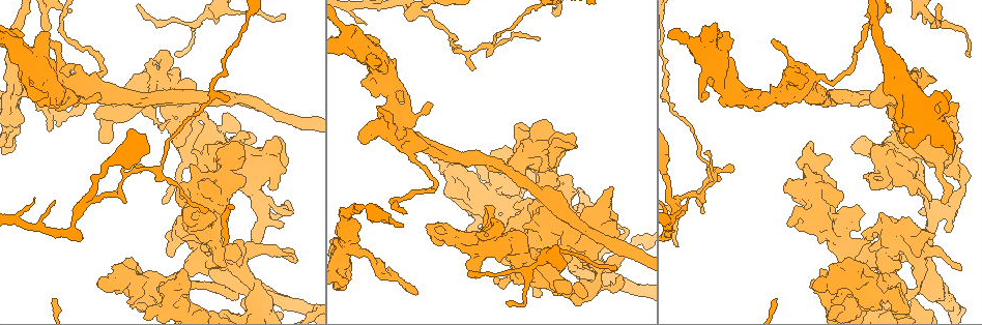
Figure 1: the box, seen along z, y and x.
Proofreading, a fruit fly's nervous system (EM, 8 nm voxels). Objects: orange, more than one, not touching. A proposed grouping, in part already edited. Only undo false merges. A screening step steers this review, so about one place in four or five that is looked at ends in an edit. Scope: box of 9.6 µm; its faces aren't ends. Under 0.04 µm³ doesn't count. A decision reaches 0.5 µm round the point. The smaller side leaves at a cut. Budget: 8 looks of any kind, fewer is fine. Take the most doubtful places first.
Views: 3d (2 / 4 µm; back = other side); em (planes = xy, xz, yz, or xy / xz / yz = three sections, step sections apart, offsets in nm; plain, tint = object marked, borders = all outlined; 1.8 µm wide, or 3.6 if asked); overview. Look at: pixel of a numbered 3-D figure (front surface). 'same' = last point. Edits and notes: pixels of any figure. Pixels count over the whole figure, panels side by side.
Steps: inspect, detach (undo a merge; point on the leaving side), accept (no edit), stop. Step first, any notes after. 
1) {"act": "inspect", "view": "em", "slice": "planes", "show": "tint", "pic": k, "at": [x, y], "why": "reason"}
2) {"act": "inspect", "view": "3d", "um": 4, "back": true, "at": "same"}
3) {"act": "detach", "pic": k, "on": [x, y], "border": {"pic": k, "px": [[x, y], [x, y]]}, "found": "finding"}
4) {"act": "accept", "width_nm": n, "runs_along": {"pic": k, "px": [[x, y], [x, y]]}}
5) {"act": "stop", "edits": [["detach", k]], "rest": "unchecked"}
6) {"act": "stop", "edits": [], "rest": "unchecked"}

{"act": "inspect", "view": "3d", "um": 4, "pic": 1, "at": [375, 121], "why": "sharp bend"}

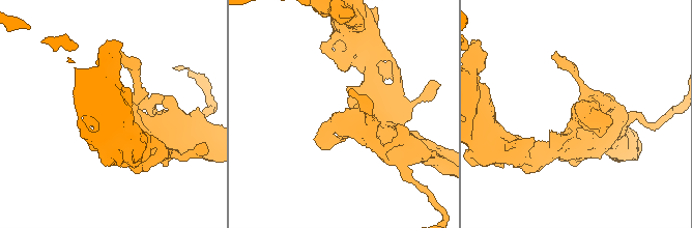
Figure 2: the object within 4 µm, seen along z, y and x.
{"act": "inspect", "view": "em", "slice": "planes", "show": "tint", "pic": 2, "at": [577, 107], "why": "need the tissue"}

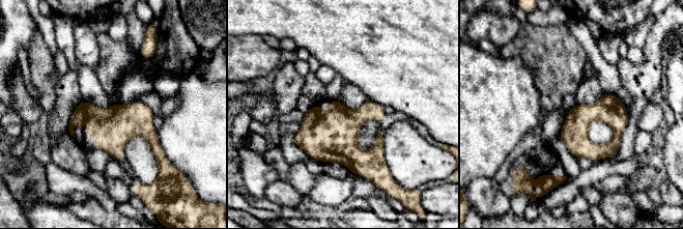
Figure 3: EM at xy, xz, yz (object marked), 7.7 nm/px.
{"act": "accept", "found": "continuous, no second neuron"}

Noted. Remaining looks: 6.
{"act": "inspect", "view": "3d", "um": 4, "pic": 1, "at": [711, 62], "why": "two arms at a narrow angle"}

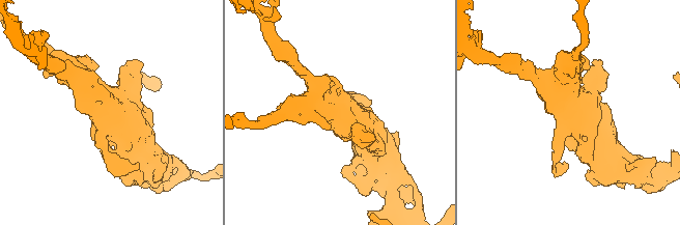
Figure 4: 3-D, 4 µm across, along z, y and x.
{"act": "inspect", "view": "em", "um": 3.6, "slice": "xz", "step": 8, "show": "tint", "pic": 4, "at": [572, 107]}

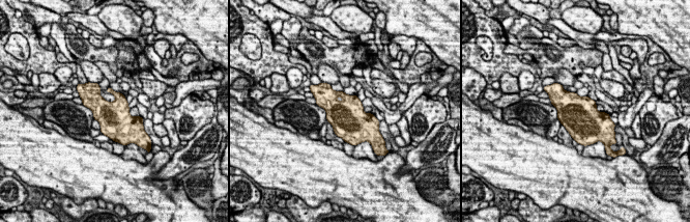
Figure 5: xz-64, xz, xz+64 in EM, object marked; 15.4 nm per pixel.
{"act": "inspect", "view": "em", "um": 3.6, "slice": "xy", "step": 4, "show": "tint", "at": "same"}

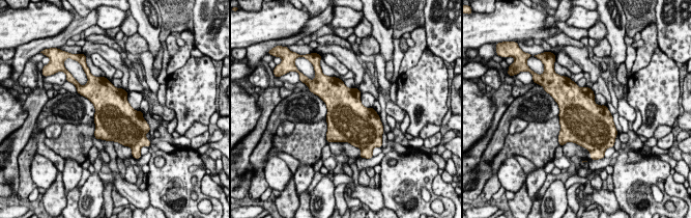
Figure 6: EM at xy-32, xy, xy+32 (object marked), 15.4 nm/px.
{"act": "accept", "found": "continuous, no second neuron"}

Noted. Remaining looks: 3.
{"act": "inspect", "view": "em", "um": 3.6, "slice": "xy", "step": 16, "show": "tint", "pic": 1, "at": [560, 282]}

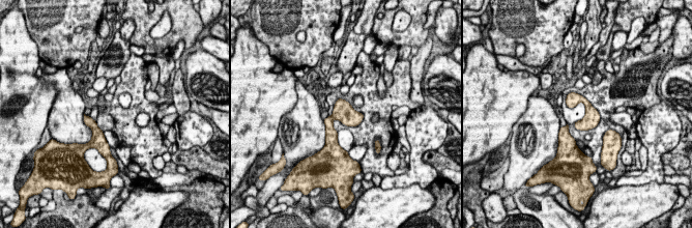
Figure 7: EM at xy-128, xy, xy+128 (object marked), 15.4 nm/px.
{"act": "inspect", "view": "em", "um": 3.6, "slice": "planes", "show": "borders", "at": "same"}

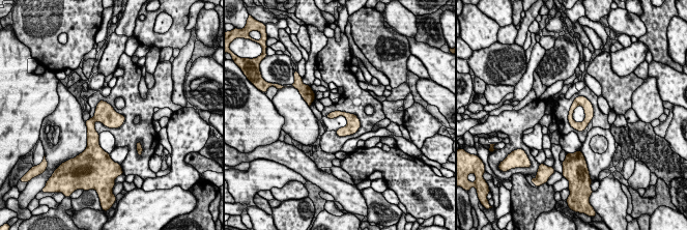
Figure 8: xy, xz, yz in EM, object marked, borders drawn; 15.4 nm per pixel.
{"act": "accept", "width_nm": 120, "found": "continuous, no second neuron"}

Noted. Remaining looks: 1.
{"act": "stop", "edits": [], "rest": "unchecked"}

